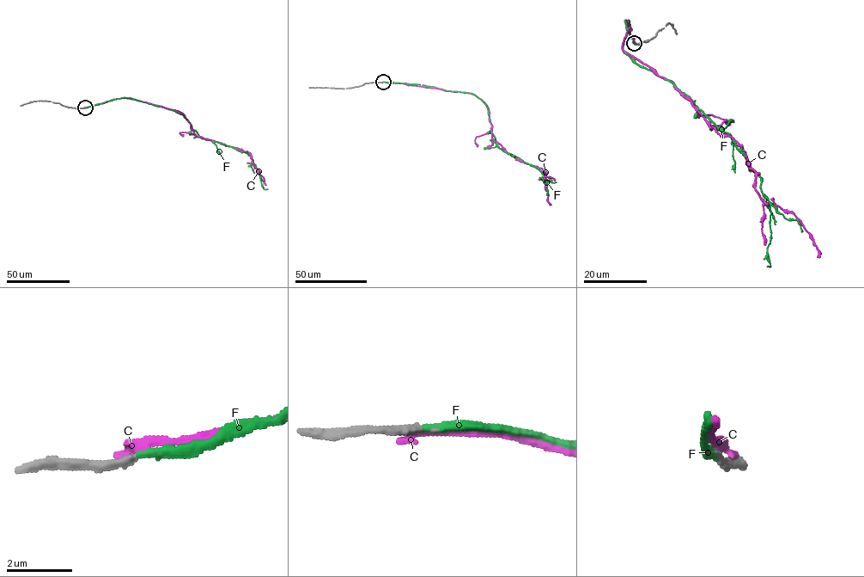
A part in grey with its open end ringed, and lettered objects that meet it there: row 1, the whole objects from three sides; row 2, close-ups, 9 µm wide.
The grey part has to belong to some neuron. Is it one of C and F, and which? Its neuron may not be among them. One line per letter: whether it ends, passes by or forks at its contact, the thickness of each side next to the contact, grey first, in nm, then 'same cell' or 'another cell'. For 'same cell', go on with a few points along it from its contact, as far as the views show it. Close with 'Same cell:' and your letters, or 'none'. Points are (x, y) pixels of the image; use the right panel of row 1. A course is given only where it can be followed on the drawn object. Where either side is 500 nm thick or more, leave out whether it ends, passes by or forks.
C: it ends; calibres 260 and 320 nm; another cell
F: it ends; calibres 200 and 260 nm; same cell; course (634, 43), (623, 21), (624, 53), (686, 95), (728, 133), (749, 168), (759, 175), (769, 203), (767, 267)
Same cell: F

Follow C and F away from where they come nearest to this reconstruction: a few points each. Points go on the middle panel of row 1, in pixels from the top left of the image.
C: (382, 82), (475, 95), (488, 109), (493, 139), (519, 160), (546, 172), (545, 189), (550, 205)
F: (382, 82), (425, 85), (477, 95), (487, 107), (489, 131), (500, 148), (537, 167), (550, 181), (556, 181)

